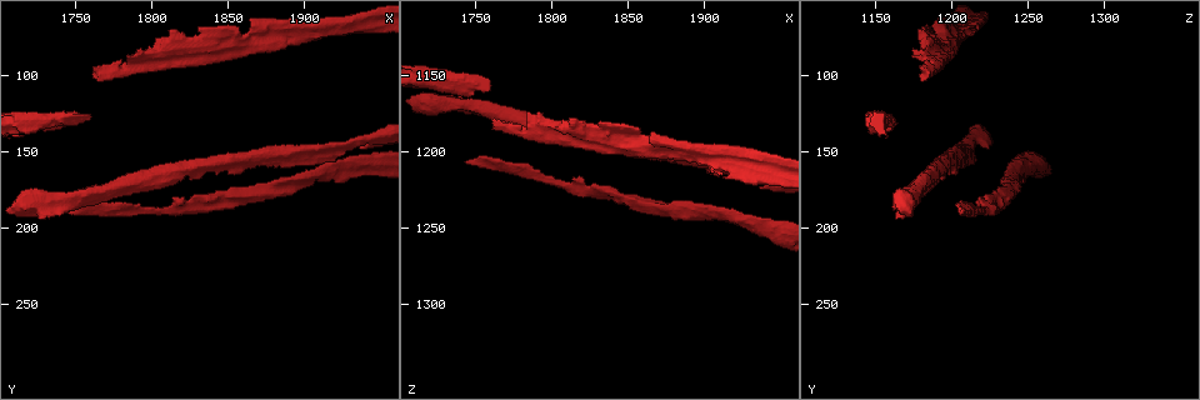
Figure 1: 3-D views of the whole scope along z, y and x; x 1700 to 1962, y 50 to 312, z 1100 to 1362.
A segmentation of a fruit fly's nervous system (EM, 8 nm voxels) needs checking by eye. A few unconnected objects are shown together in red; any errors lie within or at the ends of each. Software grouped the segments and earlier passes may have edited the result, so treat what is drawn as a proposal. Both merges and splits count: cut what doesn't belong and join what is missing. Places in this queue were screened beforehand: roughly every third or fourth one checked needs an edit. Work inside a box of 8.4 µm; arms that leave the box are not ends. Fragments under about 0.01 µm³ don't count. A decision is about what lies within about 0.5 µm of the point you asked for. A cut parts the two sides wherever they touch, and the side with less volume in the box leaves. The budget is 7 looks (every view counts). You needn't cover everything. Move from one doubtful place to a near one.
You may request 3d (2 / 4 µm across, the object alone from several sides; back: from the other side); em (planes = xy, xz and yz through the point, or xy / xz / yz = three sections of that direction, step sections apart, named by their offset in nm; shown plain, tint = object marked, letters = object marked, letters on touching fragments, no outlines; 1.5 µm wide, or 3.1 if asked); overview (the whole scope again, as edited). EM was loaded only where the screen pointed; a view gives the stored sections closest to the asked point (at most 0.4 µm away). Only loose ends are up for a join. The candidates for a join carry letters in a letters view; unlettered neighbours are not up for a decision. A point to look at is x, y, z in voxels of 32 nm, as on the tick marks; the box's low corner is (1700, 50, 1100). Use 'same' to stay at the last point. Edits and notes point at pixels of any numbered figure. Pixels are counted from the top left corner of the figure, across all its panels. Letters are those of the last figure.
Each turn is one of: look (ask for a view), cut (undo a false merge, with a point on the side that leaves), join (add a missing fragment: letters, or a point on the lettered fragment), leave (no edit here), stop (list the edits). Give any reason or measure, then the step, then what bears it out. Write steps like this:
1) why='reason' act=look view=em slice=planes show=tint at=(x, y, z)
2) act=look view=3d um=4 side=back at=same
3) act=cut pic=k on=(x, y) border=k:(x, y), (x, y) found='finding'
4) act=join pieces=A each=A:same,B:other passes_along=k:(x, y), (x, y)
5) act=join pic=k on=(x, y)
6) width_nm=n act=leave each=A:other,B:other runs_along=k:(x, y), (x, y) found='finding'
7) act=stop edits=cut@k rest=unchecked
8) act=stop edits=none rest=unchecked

act=look view=em um=3.1 slice=xz step=16 show=letters at=(1802, 78, 1184)

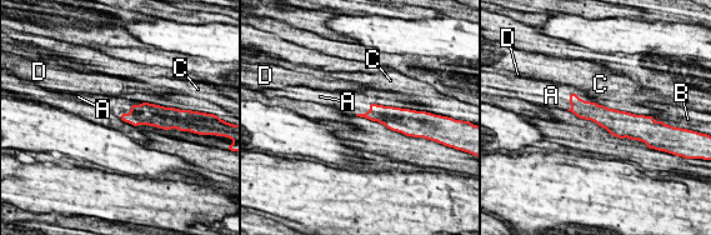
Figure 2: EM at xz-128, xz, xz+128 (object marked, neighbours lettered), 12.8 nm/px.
act=join pieces=A each=A:same,B:other,C:other,D:other passes_along=2:(582, 109), (572, 93), (555, 96) found='the neuron continues'

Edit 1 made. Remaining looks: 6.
why='see it whole again' act=look view=overview

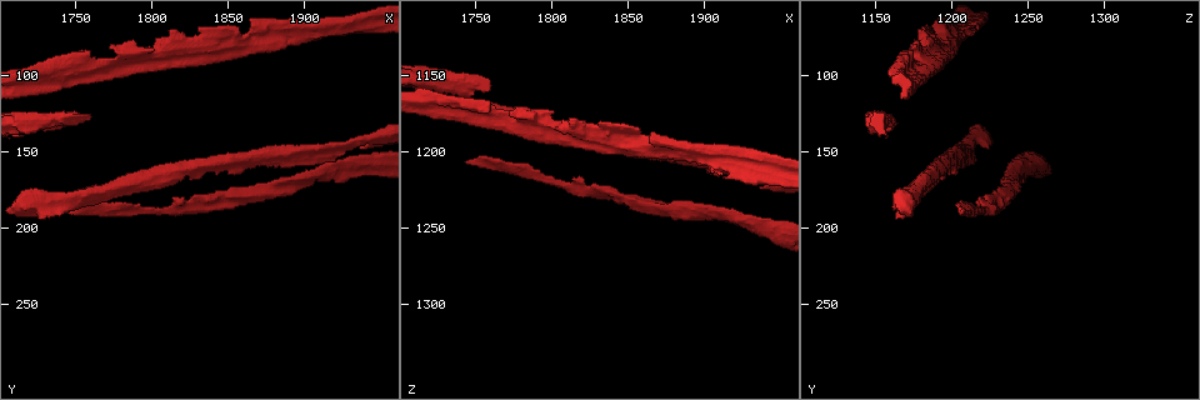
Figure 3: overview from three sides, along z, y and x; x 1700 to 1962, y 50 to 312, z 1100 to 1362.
why='an open end' act=look view=em slice=planes show=letters at=(1760, 126, 1154)

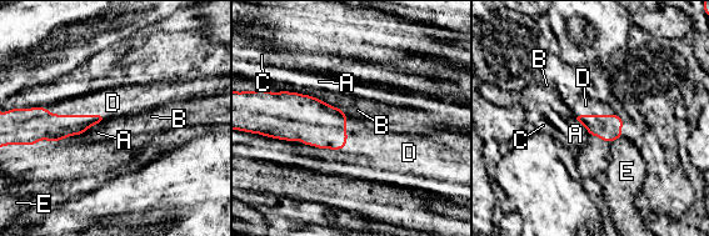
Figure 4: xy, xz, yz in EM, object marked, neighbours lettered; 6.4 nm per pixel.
act=join pieces=D each=A:other,B:other,C:other,D:same,E:other passes_along=4:(34, 124), (66, 115), (103, 103) found='the neuron continues'

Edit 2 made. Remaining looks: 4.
why='sudden change in width' act=look view=3d um=4 at=(1944, 142, 1212)

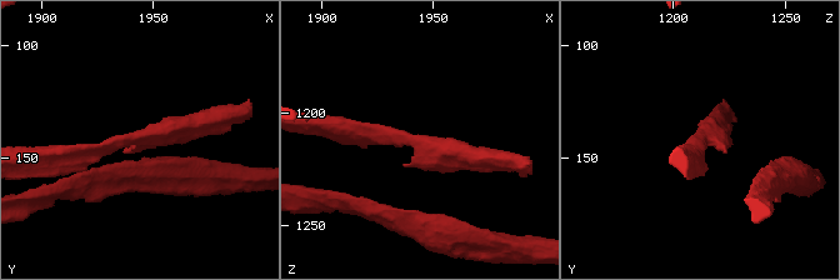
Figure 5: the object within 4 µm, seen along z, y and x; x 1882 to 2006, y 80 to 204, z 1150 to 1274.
why='need the tissue' act=look view=em slice=xz step=4 show=tint at=(1945, 141, 1213)

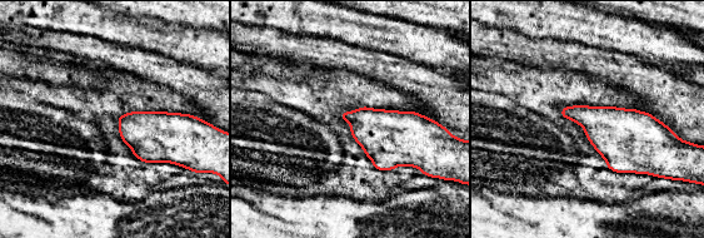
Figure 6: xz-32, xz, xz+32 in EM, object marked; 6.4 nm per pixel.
act=look view=em slice=xz step=4 show=letters at=same

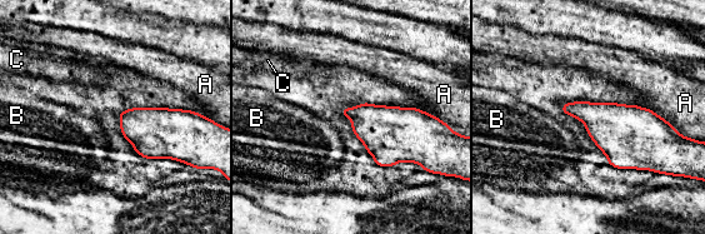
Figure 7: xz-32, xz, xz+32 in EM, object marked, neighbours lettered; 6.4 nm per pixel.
longest_contact=A:280nm act=leave each=A:other,B:other,C:other border=7:(640, 105), (654, 110), (676, 130) found='all the same neuron'

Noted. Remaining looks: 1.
act=stop edits=join@2,join@4 rest=unchecked

